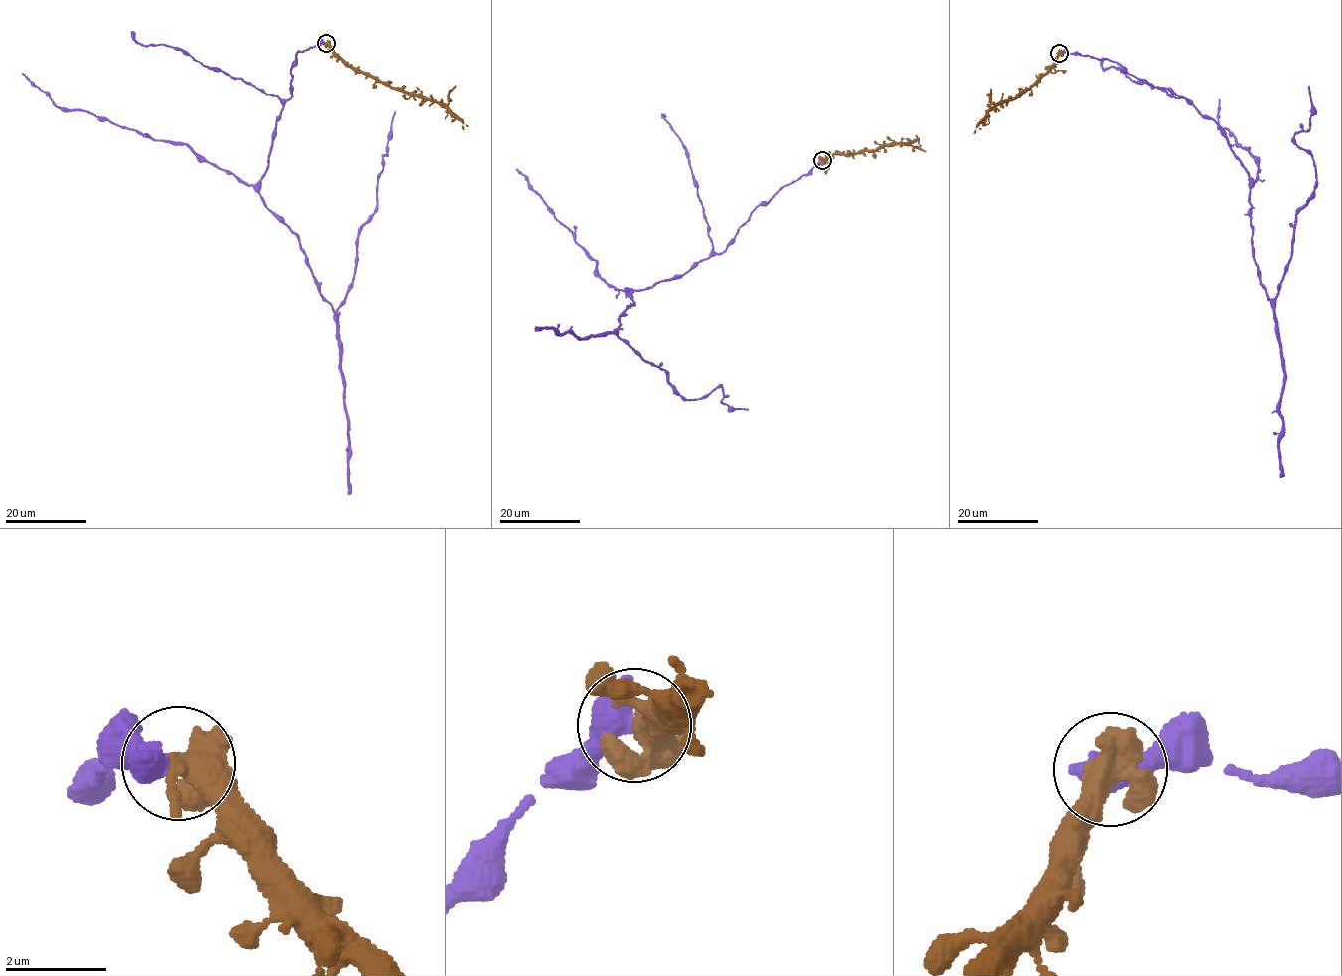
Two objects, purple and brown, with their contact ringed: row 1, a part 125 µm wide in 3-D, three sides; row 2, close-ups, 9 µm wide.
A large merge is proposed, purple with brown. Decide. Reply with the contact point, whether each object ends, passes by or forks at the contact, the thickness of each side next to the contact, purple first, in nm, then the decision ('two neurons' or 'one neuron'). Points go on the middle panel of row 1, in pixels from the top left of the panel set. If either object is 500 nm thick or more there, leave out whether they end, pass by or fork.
place (822, 160); calibres 550 and 380 nm; two neurons

